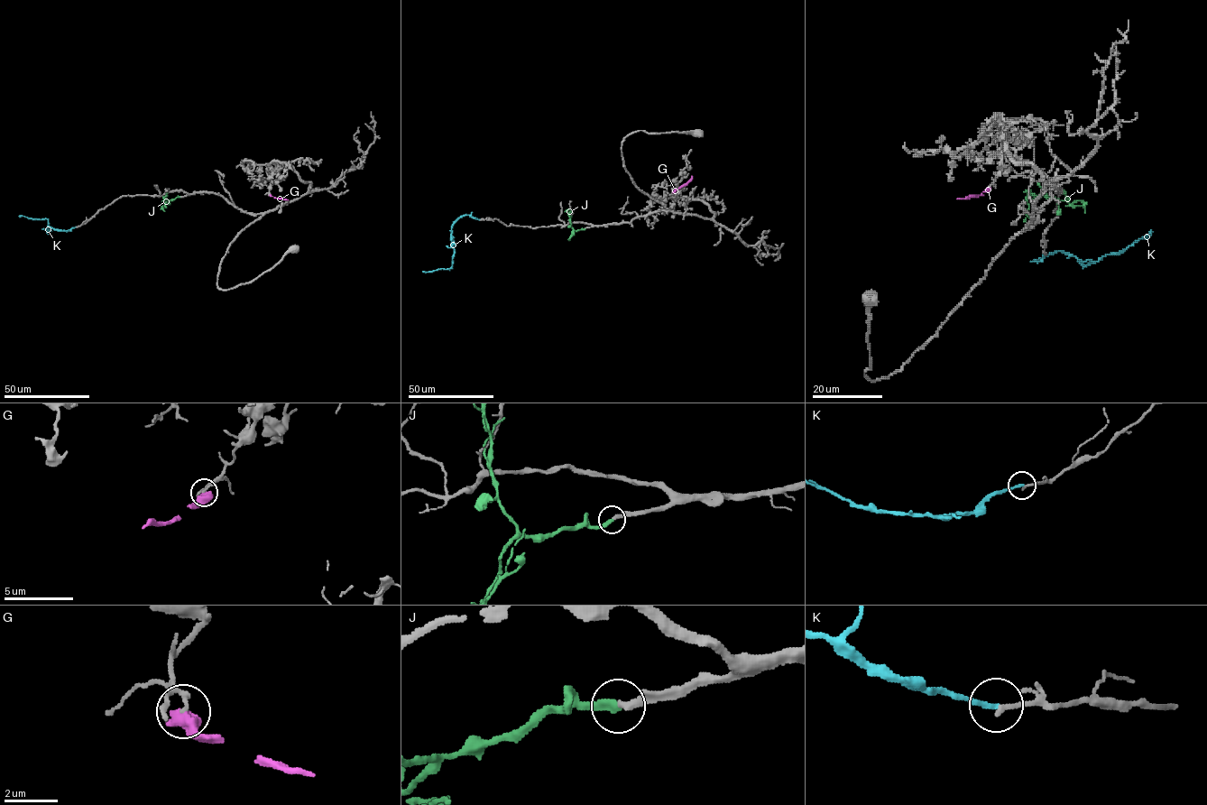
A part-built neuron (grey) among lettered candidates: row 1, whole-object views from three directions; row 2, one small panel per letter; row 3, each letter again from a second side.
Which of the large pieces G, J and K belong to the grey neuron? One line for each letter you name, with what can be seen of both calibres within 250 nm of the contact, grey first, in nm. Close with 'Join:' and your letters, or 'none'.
J: 280/320 nm
Join: J

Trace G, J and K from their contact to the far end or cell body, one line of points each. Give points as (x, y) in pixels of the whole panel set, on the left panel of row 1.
G: (270, 194), (288, 199)
J: (180, 197), (169, 200), (164, 198), (161, 208), (165, 211)
K: (76, 227), (59, 230), (48, 226), (47, 232), (50, 227), (46, 218), (18, 217)

